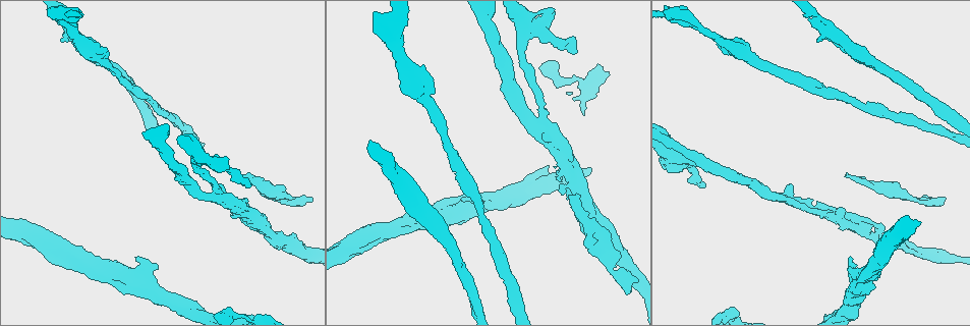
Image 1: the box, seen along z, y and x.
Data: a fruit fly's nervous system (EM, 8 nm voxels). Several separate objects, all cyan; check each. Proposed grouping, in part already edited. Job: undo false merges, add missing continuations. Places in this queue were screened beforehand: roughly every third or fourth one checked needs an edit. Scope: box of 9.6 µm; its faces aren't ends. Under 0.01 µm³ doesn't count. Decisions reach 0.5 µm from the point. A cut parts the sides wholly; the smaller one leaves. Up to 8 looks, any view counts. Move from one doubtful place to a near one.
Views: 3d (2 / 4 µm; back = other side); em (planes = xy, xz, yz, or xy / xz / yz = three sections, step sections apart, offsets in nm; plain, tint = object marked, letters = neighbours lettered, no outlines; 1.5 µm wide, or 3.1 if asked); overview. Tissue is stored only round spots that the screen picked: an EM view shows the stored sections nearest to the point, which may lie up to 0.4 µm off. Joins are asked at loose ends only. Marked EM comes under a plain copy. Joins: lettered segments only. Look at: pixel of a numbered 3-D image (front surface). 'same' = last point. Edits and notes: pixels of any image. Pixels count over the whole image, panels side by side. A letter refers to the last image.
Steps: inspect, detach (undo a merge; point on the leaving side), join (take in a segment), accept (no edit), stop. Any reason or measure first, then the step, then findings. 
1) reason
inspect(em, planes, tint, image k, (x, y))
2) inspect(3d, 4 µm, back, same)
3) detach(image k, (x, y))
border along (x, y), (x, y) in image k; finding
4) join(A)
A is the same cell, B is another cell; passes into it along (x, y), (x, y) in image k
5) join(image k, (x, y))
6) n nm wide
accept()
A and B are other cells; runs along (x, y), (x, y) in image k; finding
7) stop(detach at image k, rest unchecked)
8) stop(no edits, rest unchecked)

thick turns thin
inspect(em, planes, letters, image 1, (73, 24))

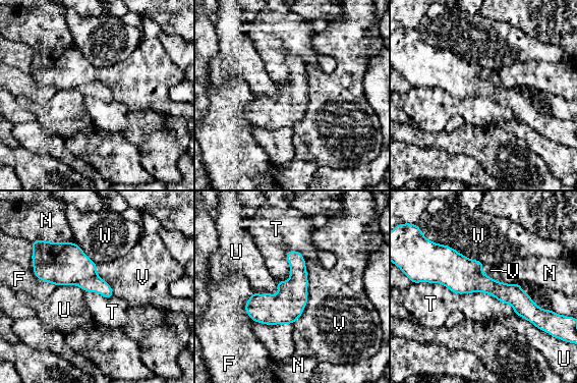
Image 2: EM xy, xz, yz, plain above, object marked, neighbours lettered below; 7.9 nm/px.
200 nm wide
accept()
F, N, T, U, V and W are other cells; border along (414, 282), (501, 303) in image 2; all the same neuron

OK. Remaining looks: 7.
thin end
inspect(em, yz, step 8, tint, image 1, (701, 182))

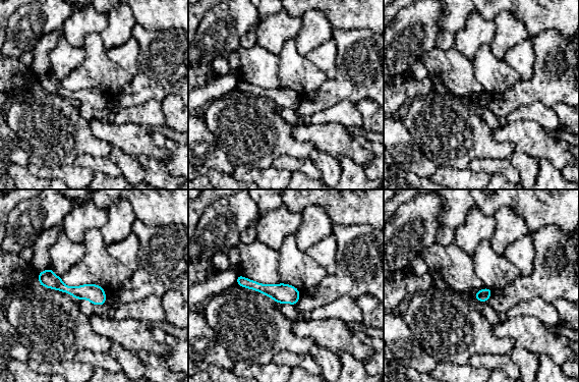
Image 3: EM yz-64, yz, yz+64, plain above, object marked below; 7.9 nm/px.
what lies round it
inspect(em, yz, step 8, letters, same)

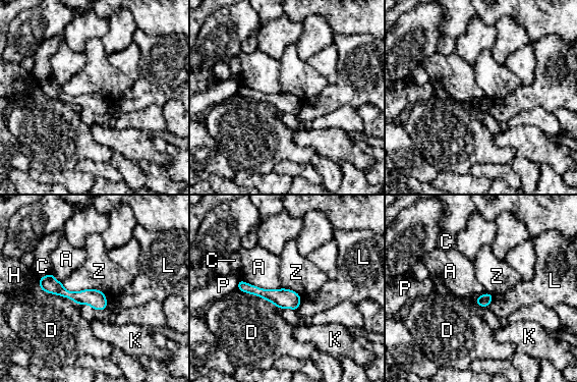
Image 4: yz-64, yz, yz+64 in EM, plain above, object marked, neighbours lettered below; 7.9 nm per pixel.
accept()
A, C, D, H, K, L, P and Z are other cells; none of them fits

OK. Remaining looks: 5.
a narrow waist
inspect(em, planes, tint, image 1, (856, 301))

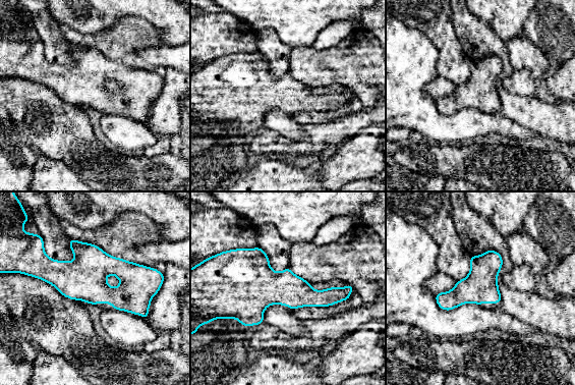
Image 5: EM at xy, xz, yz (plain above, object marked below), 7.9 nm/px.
inspect(em, planes, letters, same)

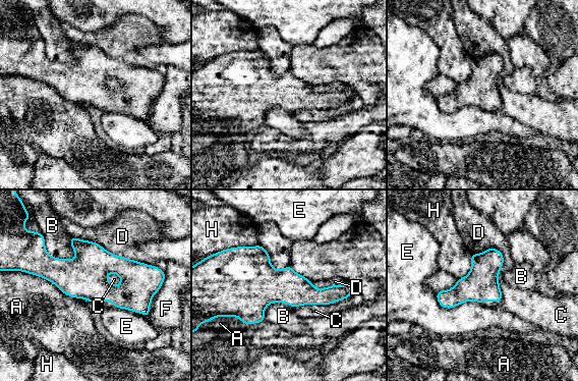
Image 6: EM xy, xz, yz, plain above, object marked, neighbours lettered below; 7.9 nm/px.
D touches over 550 nm
accept()
A, B, C, D, E, F and H are other cells; one neuron here

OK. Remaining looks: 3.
stop(no edits, rest unchecked)

